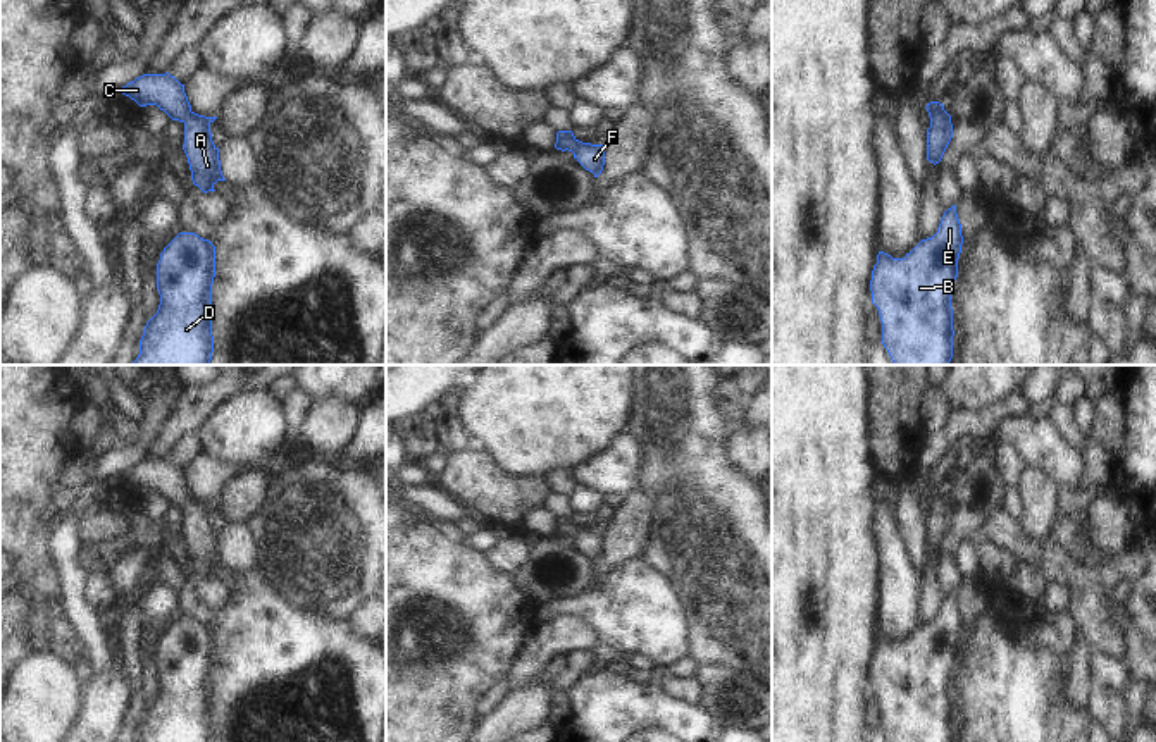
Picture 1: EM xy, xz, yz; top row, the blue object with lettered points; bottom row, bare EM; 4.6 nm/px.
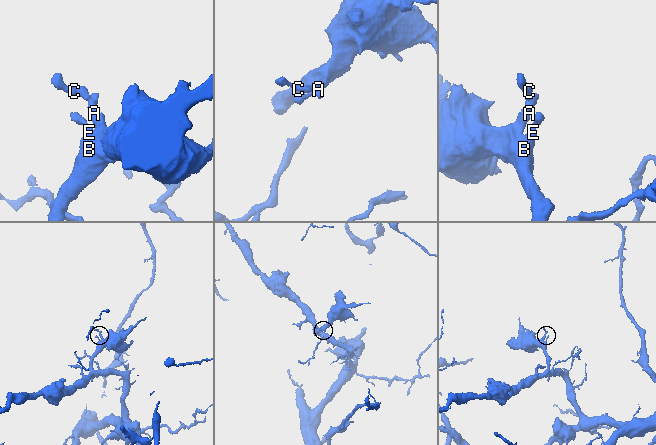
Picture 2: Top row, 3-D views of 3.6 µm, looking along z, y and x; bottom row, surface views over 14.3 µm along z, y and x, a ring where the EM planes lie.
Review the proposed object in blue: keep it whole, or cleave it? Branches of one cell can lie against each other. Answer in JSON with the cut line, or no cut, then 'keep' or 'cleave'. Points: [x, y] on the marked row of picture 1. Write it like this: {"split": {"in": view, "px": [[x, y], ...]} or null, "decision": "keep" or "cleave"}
{"split": null, "decision": "keep"}

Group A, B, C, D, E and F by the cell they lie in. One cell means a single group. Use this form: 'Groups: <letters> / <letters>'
Groups: A B C D E F

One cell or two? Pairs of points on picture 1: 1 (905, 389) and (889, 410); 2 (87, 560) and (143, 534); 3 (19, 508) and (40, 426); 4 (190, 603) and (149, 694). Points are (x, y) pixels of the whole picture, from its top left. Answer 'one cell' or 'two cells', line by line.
1: one cell
2: one cell
3: one cell
4: one cell

